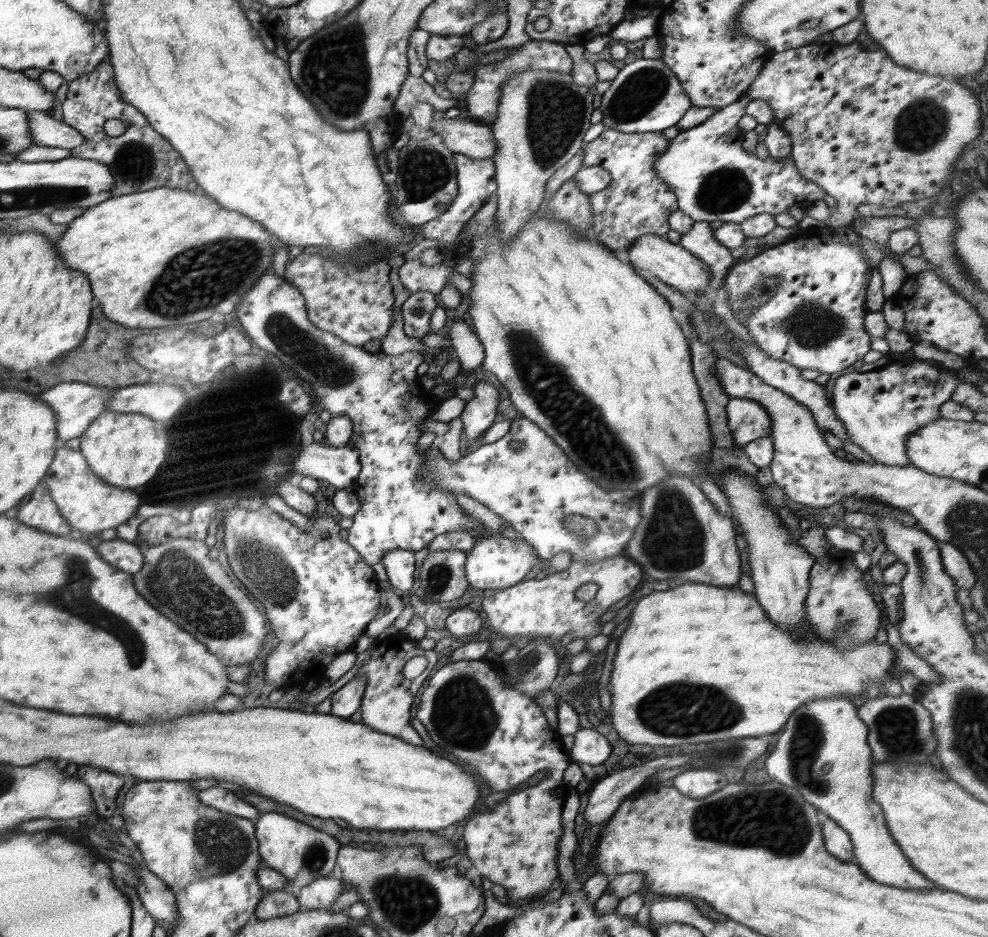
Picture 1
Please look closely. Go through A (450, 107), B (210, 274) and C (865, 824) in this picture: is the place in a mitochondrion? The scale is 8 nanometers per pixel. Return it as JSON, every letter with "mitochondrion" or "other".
{"A":"other","B":"mitochondrion","C":"other"}

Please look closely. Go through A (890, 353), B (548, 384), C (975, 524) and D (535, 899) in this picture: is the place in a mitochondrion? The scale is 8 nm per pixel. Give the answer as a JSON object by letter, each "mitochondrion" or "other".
{"A":"other","B":"mitochondrion","C":"mitochondrion","D":"other"}

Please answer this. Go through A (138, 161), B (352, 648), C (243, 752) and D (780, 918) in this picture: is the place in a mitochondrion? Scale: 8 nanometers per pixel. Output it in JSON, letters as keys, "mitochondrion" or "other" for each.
{"A":"mitochondrion","B":"other","C":"other","D":"other"}

